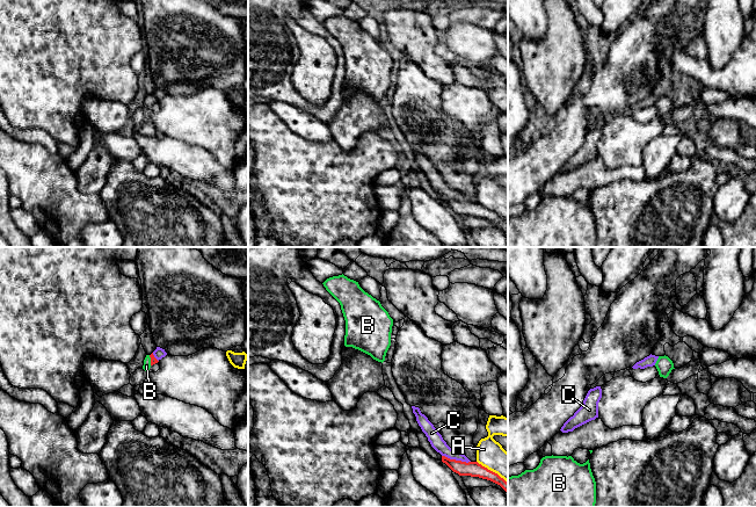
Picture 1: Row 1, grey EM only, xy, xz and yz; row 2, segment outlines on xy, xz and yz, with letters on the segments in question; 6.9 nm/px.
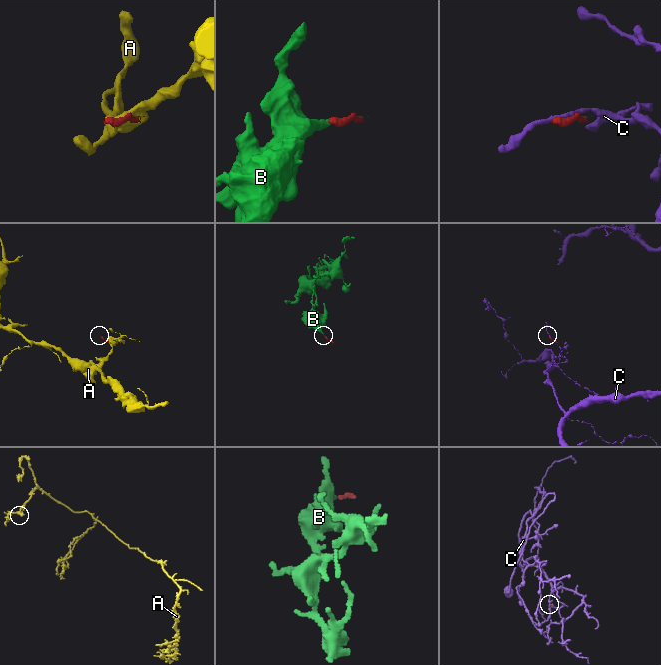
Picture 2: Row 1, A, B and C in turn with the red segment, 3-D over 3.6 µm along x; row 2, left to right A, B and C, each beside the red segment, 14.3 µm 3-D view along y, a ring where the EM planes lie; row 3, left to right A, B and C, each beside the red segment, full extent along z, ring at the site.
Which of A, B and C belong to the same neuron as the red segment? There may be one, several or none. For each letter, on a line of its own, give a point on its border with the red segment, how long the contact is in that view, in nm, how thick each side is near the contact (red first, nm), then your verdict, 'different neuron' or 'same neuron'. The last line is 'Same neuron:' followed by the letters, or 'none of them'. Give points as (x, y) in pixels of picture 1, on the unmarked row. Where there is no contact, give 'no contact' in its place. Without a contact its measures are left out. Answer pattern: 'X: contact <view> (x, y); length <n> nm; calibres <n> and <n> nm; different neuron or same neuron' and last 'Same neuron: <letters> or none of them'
A: contact xz (492, 211); length 260 nm; calibres 110 and 190 nm; different neuron
B: contact xy (151, 100); length 70 nm; calibres 50 and 50 nm; same neuron
C: contact xz (455, 200); length 200 nm; calibres 110 and 90 nm; different neuron
Same neuron: B

